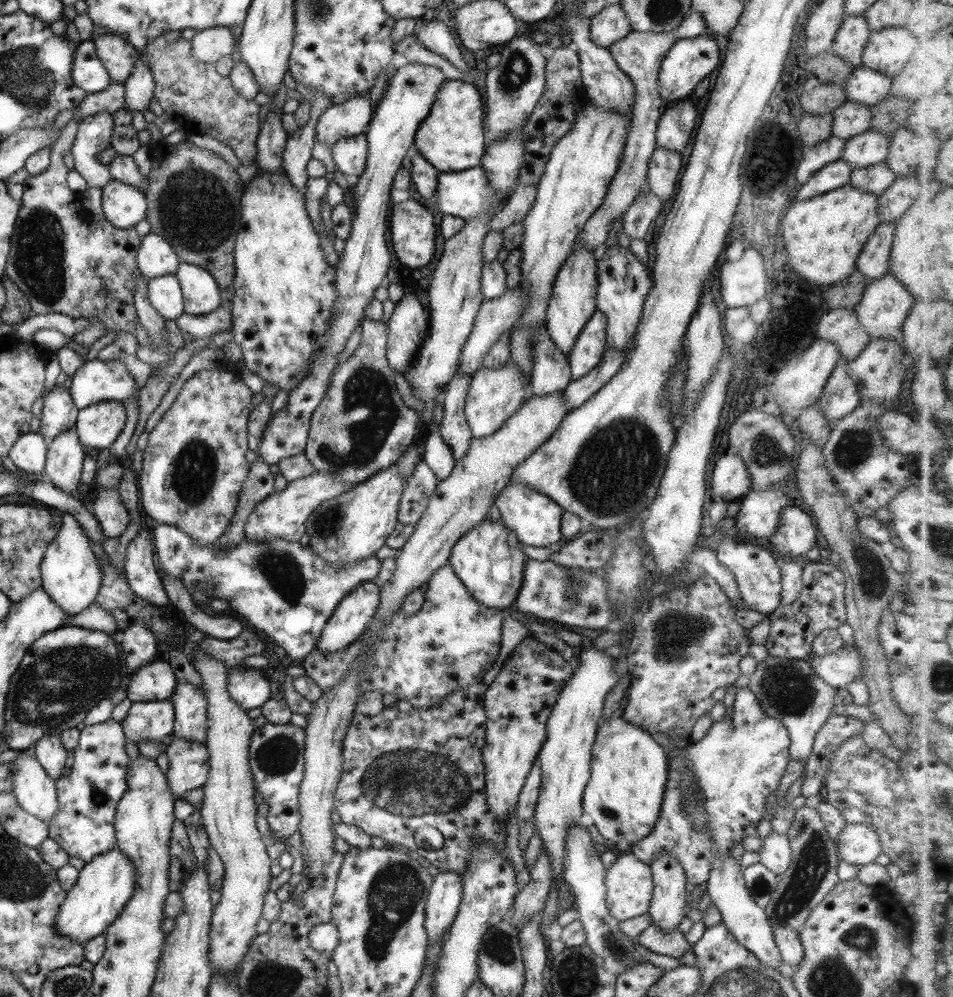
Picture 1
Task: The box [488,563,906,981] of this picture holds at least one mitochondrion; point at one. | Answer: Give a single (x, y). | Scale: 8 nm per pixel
(813, 863)

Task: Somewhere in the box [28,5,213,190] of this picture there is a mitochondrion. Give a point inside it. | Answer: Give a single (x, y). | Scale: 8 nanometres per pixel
(42, 99)

